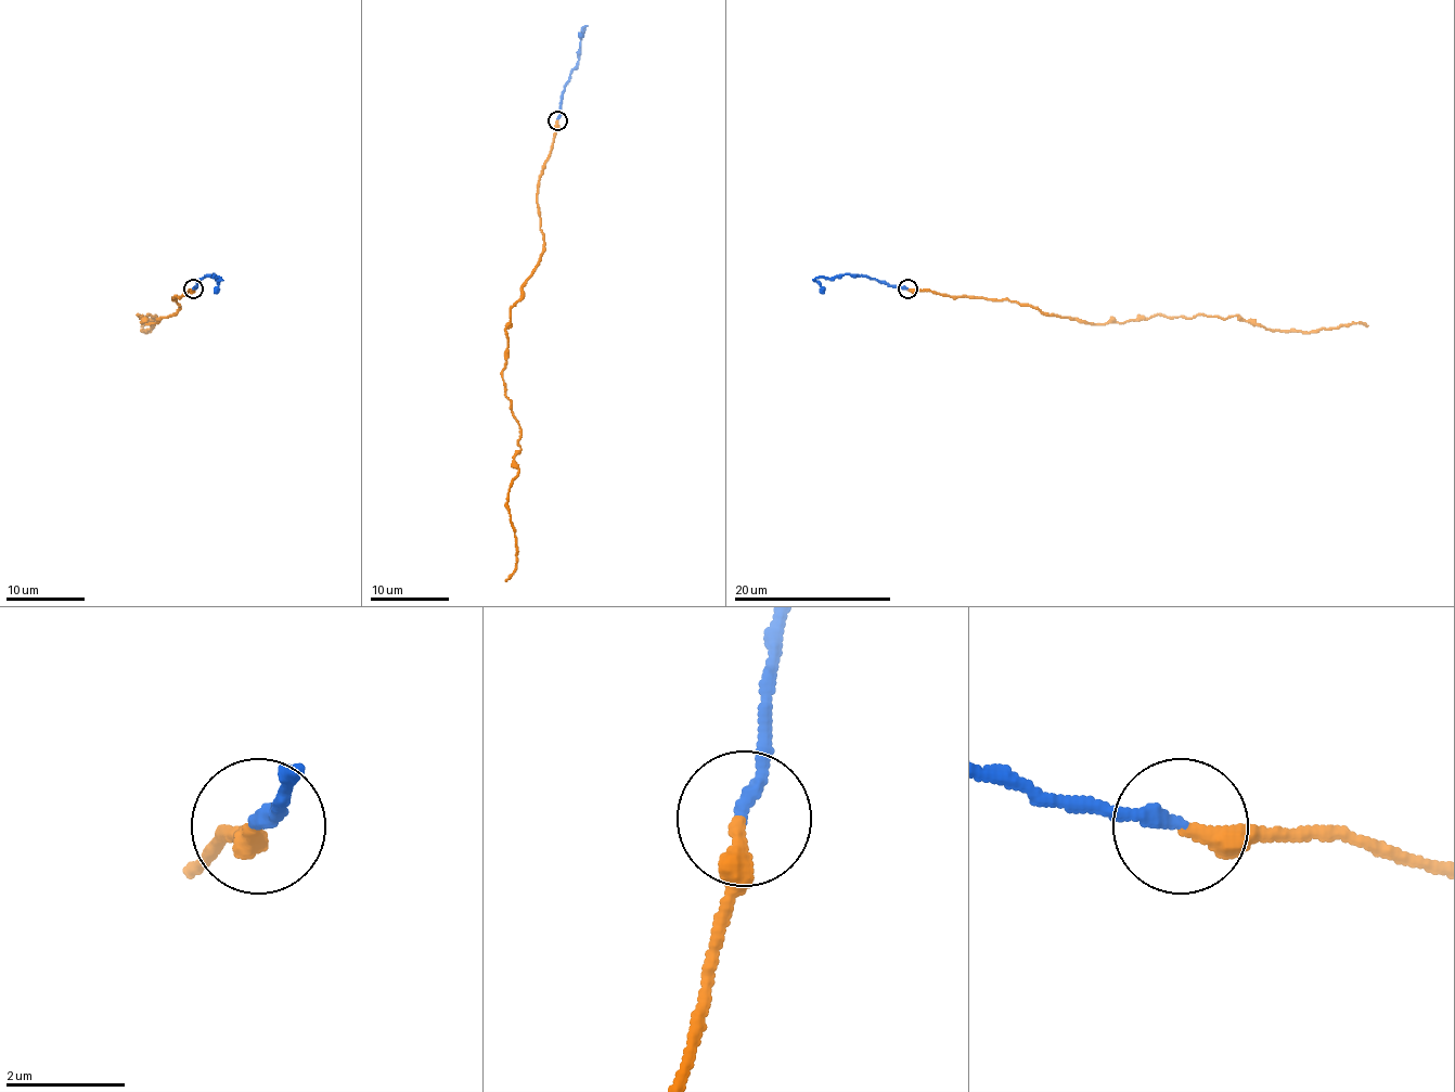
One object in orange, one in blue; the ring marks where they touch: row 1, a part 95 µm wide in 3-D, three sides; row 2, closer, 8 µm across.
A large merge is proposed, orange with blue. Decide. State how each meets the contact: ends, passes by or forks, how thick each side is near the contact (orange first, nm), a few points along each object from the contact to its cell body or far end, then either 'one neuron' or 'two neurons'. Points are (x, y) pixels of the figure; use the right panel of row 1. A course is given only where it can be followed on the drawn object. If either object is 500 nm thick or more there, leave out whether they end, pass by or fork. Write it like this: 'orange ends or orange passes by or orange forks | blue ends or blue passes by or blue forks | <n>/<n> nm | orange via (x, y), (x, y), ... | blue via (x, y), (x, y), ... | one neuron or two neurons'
orange ends | blue ends | 320/240 nm | orange via (908, 288), (1016, 300), (1097, 324), (1201, 315), (1239, 316), (1269, 330), (1314, 332), (1363, 322), (1367, 325) | blue via (908, 288), (847, 274), (818, 279), (823, 292) | two neurons

